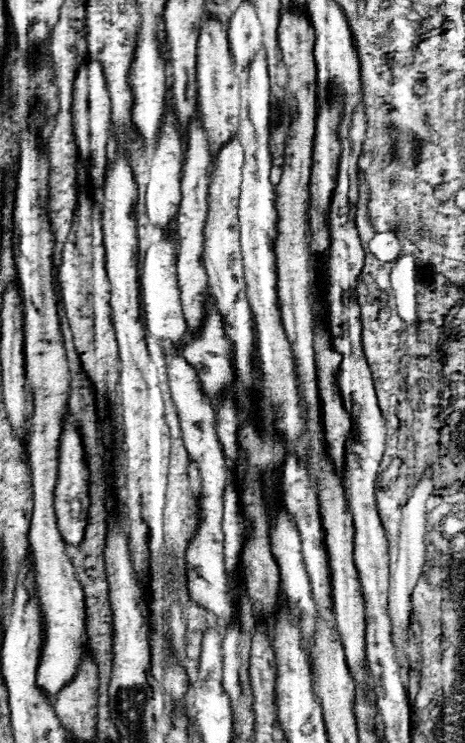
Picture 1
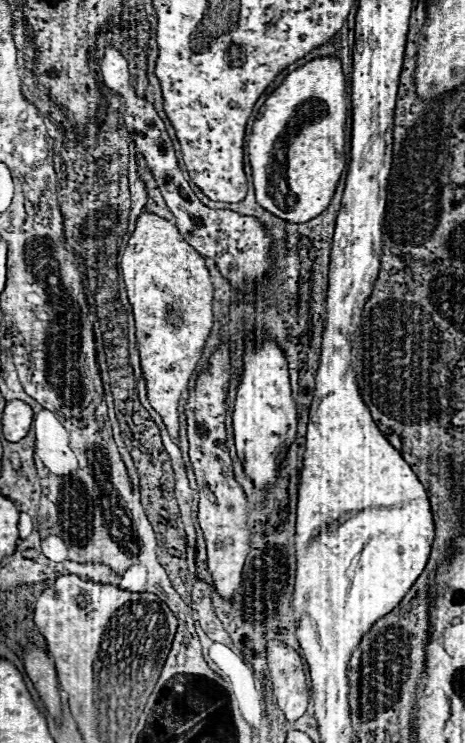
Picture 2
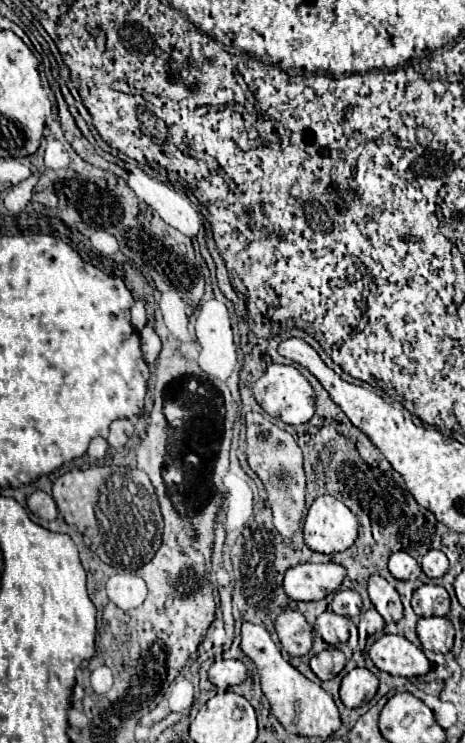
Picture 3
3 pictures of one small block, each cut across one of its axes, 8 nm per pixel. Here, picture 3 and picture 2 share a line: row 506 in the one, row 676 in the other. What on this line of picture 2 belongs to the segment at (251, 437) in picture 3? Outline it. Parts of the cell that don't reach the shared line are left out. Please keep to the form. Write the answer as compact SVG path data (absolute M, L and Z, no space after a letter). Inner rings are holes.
M280 642L268 644L268 666L274 684L274 696L288 722L300 718L308 706L308 686L302 658L296 650Z

